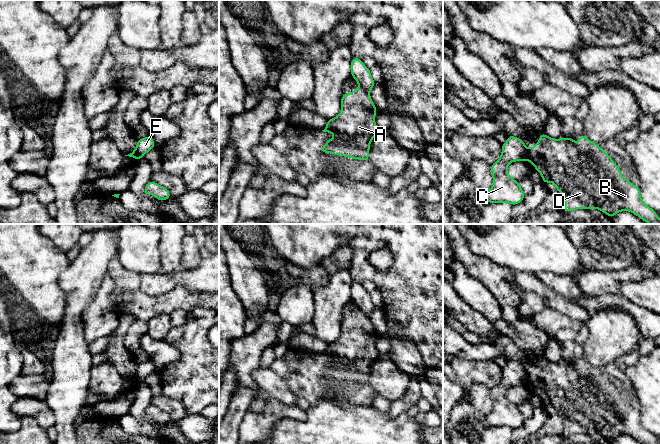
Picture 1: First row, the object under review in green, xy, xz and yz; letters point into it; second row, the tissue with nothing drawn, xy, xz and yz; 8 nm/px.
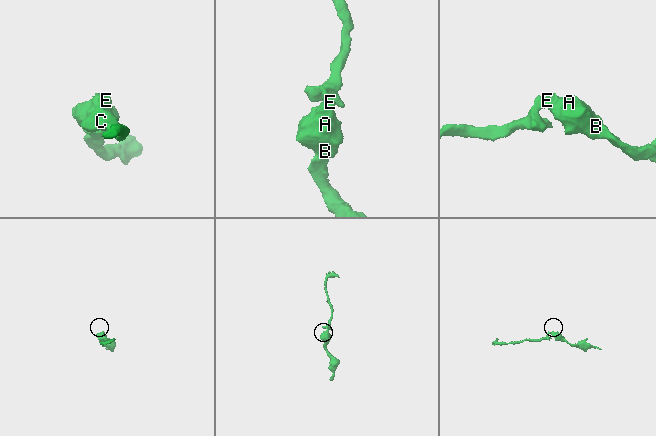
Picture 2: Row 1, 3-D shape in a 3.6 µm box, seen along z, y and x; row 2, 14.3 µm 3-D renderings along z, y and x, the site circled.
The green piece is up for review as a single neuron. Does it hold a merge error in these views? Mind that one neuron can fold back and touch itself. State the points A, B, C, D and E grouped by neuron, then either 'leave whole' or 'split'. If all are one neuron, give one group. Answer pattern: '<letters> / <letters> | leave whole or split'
A B D / C E | split

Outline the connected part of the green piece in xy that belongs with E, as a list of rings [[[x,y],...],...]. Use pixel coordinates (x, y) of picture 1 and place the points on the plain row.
[[[151,360],[138,363],[137,370],[135,372],[136,384],[142,383],[143,380],[154,371],[155,371],[155,366]]]

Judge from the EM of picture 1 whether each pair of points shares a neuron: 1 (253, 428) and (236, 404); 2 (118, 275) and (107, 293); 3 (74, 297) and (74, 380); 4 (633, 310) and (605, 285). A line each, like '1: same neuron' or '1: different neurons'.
1: different neurons
2: different neurons
3: same neuron
4: different neurons

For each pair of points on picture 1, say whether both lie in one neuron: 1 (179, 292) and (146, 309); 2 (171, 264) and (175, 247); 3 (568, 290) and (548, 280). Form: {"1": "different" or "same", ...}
{"1": "same", "2": "same", "3": "same"}

